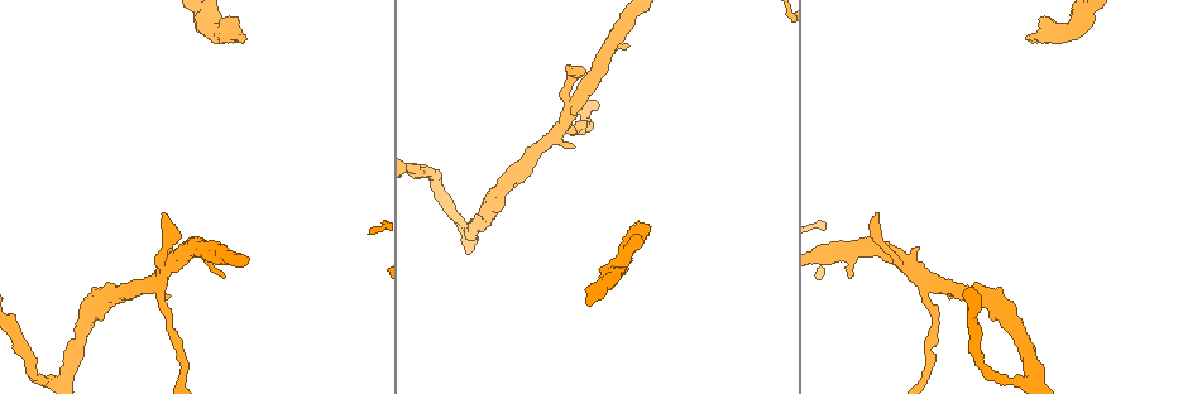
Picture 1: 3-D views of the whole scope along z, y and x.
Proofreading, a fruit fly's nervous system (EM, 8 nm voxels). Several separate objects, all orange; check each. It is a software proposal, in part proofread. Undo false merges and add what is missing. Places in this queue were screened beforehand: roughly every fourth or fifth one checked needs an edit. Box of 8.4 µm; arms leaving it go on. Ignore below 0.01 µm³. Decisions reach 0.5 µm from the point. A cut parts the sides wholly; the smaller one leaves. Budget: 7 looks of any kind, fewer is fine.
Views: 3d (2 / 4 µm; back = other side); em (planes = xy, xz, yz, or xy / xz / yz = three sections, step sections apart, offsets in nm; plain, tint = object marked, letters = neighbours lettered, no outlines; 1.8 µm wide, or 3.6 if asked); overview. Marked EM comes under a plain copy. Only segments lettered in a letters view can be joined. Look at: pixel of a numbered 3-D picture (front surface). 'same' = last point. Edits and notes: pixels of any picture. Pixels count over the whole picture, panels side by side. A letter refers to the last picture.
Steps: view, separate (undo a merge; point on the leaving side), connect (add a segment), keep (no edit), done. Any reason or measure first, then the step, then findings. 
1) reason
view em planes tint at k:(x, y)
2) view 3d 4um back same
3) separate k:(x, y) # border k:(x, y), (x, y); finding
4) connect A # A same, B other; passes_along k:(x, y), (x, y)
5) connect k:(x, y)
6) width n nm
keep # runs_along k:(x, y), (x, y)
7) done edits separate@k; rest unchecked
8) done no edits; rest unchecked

stops while still wide
view 3d 2um at 1:(642, 241)

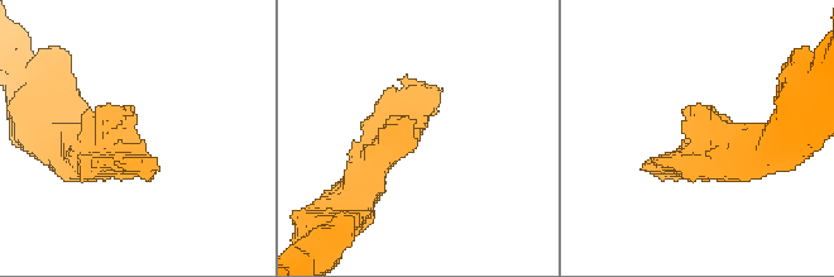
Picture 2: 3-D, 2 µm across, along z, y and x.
view em planes letters at 2:(133, 110)

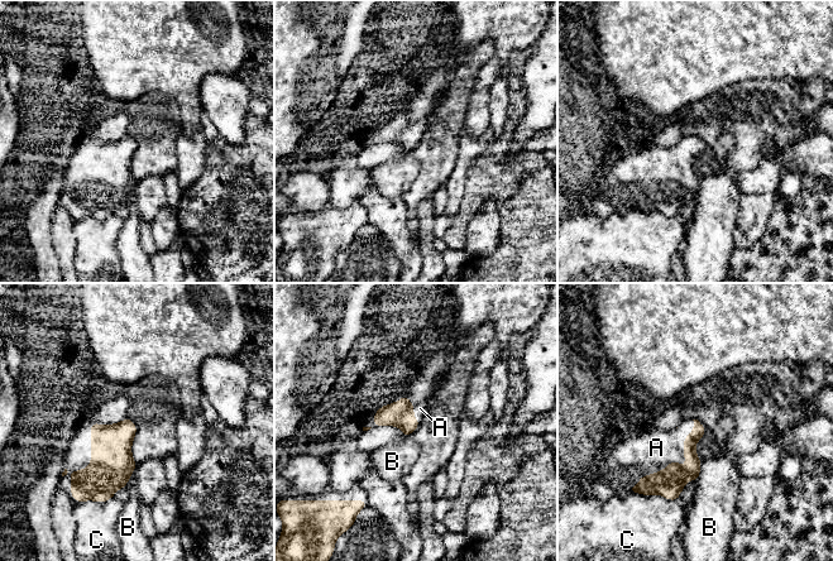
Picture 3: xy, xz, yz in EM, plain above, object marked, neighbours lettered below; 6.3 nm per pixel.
connect A # A same, B other, C other; passes_along 3:(669, 483), (685, 466), (656, 447); the neuron continues

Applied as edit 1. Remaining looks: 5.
view overview

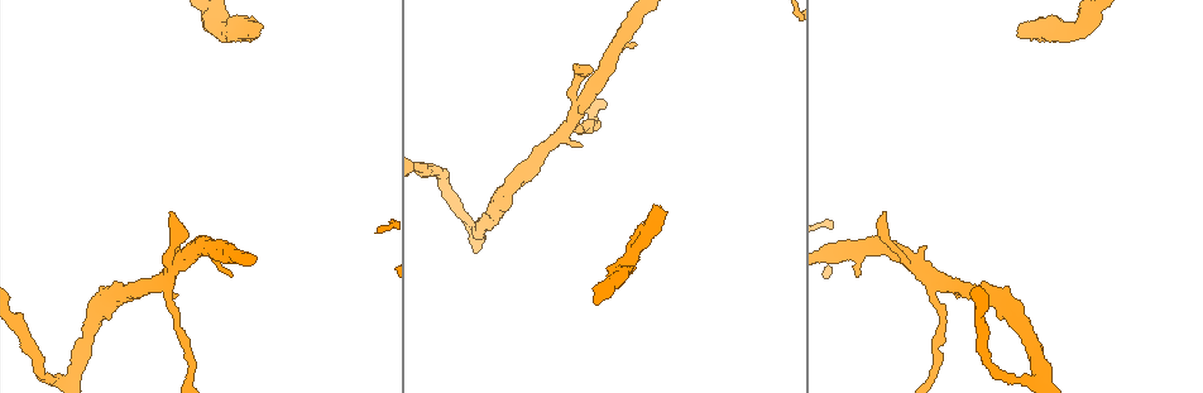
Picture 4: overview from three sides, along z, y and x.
an open end
view 3d 2um at 4:(171, 213)

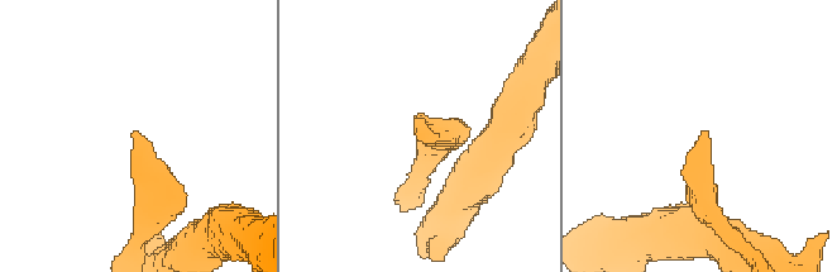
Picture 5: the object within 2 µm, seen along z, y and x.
now the EM
view em planes letters at 5:(421, 137)

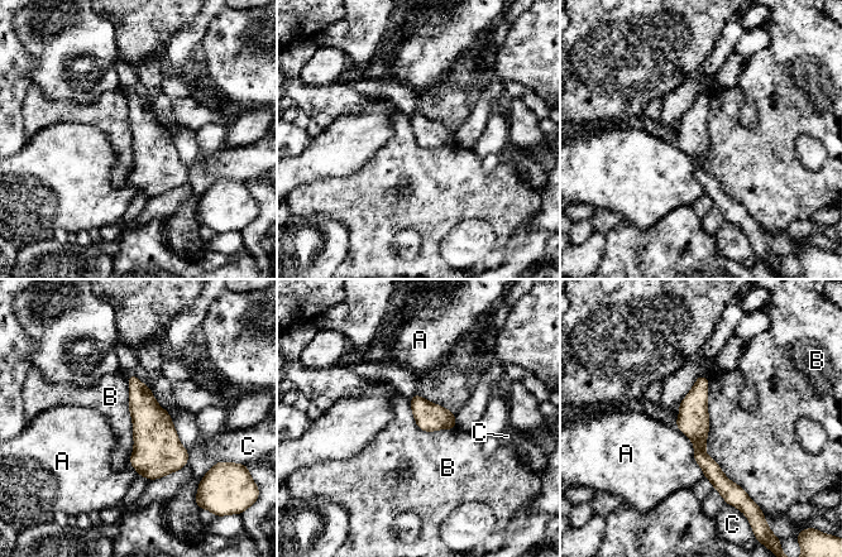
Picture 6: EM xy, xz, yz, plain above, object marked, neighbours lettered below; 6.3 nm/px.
width 190 nm
keep # A other, B other, C other; none of them fits

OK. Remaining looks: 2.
done edits connect@3; rest unchecked

